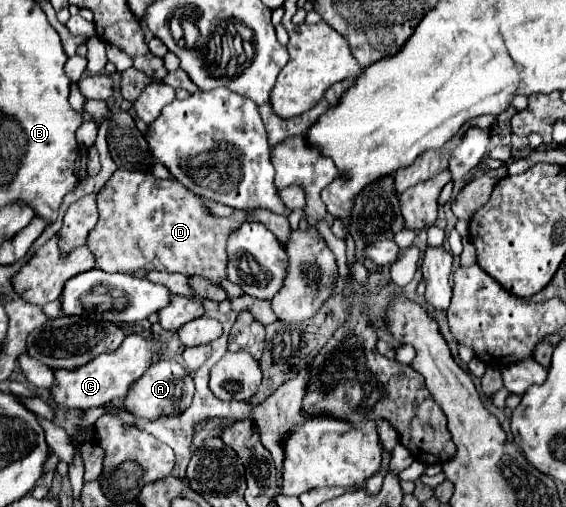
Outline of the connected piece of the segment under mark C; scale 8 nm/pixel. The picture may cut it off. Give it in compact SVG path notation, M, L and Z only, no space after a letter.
M128 335L114 353L102 353L78 369L56 369L50 395L58 407L80 411L118 401L118 397L126 397L126 389L130 389L130 385L138 381L142 373L152 365L152 353L156 353L160 347L162 343L148 341L140 335Z

